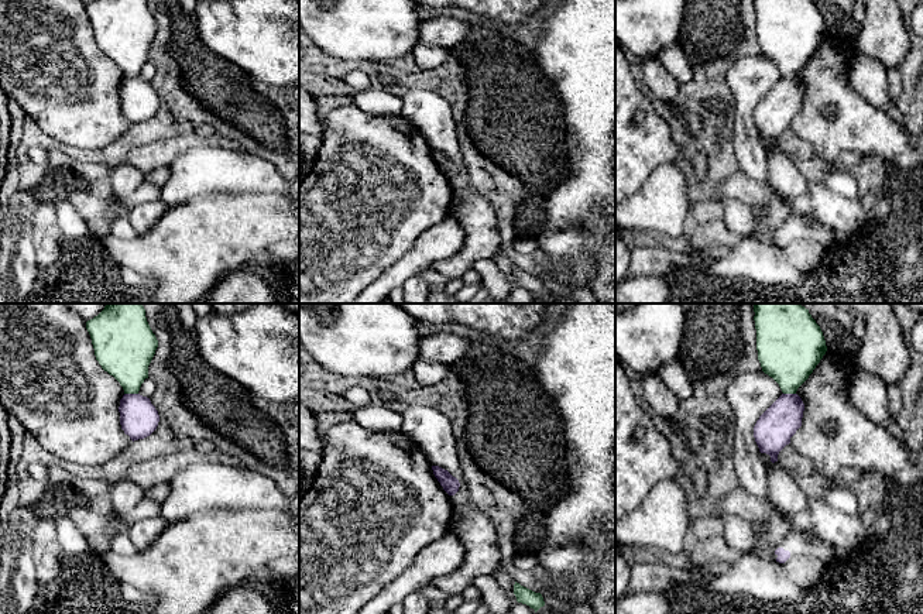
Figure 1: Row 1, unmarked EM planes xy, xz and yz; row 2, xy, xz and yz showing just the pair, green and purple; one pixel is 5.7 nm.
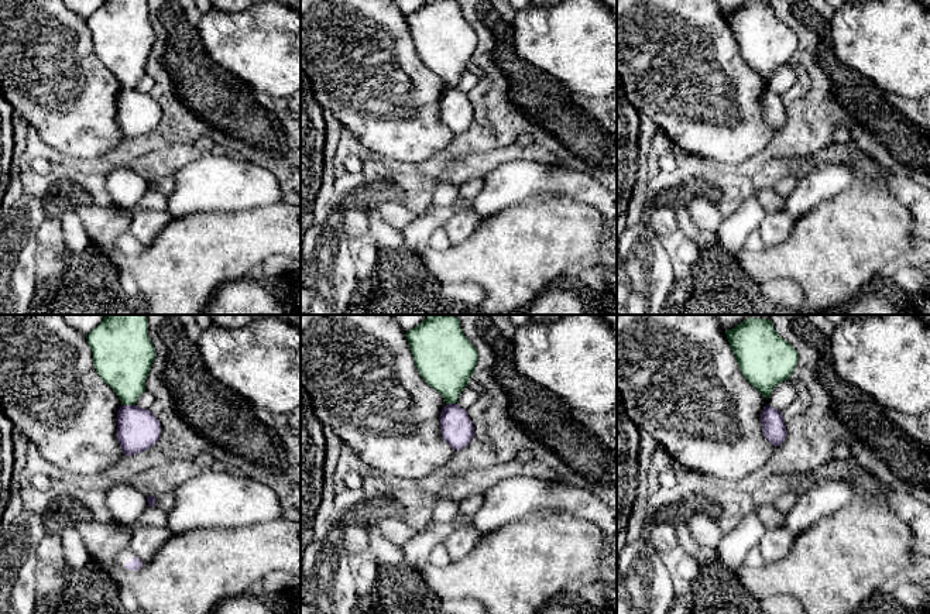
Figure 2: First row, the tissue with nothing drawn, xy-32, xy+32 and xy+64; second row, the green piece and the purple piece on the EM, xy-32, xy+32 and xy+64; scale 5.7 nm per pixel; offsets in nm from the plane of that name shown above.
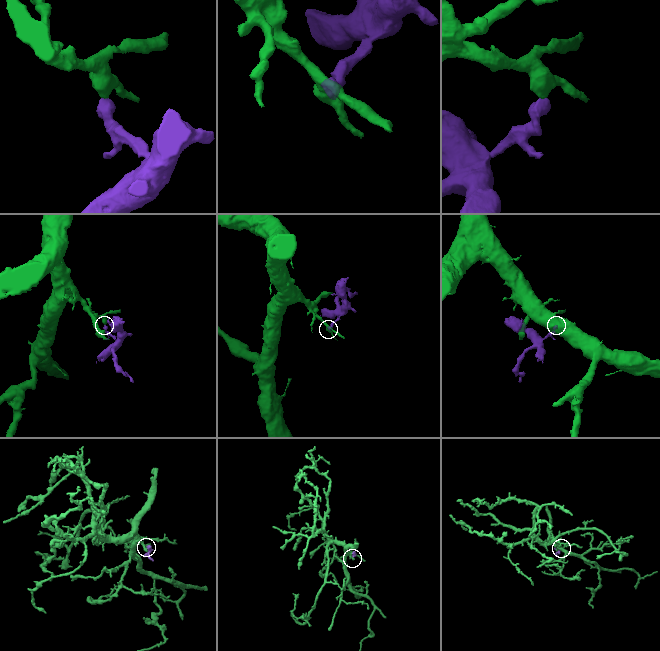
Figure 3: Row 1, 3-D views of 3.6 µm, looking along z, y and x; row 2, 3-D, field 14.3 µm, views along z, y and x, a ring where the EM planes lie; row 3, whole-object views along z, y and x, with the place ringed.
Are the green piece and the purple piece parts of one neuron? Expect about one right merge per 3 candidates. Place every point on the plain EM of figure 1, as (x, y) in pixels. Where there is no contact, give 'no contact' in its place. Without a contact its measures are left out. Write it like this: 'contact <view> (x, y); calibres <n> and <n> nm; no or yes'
contact xy (131, 76); calibres 320 and 220 nm; no

